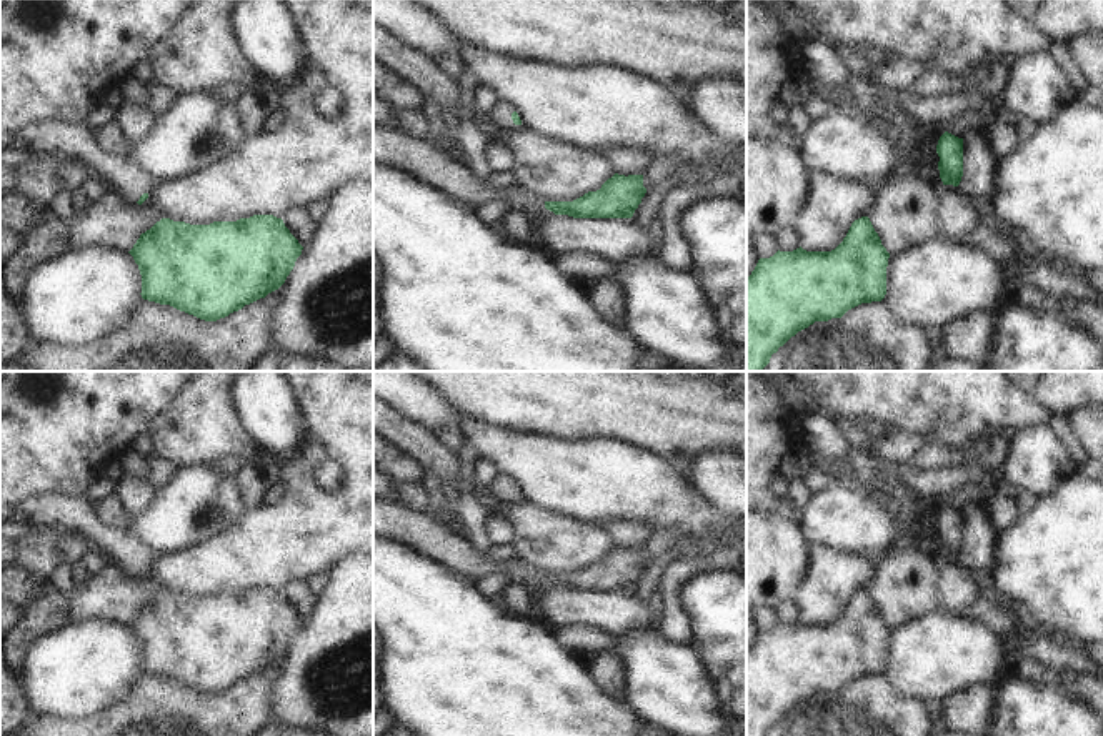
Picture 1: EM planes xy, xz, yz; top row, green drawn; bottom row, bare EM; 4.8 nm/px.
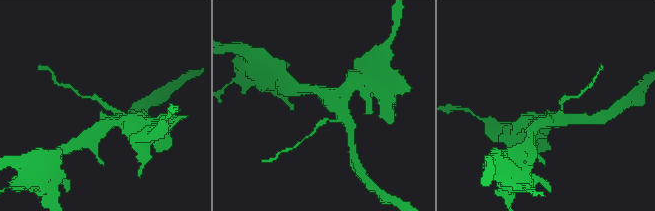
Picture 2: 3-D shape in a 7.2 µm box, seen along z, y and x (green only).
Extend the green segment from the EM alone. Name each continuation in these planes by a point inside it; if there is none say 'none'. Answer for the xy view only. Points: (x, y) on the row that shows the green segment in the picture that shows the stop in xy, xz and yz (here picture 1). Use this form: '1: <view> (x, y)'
1: xy (74, 142)

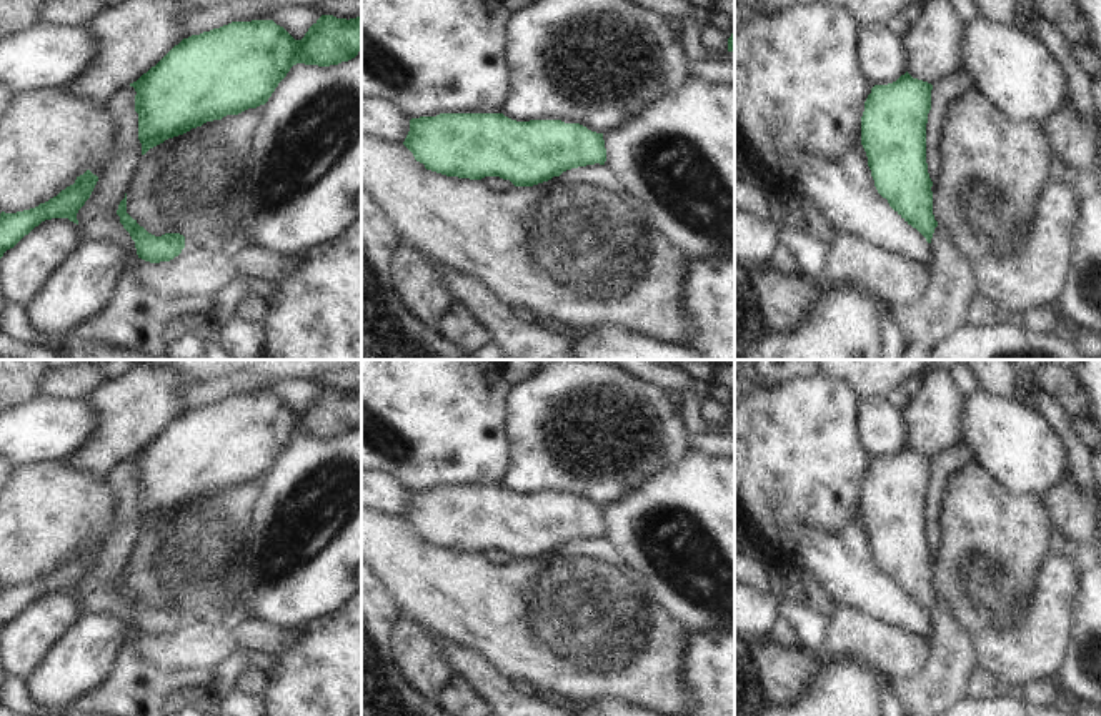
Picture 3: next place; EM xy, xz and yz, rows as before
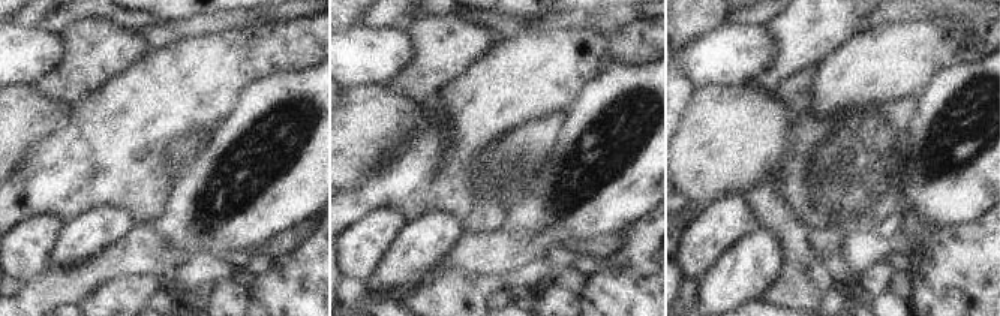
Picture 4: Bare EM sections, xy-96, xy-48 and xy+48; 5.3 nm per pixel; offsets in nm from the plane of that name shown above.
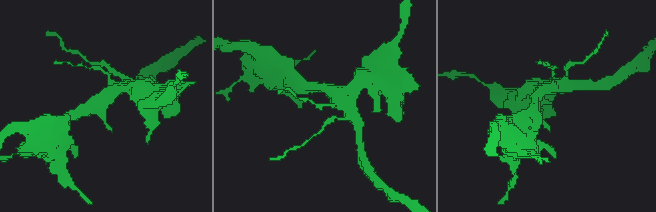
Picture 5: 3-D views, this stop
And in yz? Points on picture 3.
none

